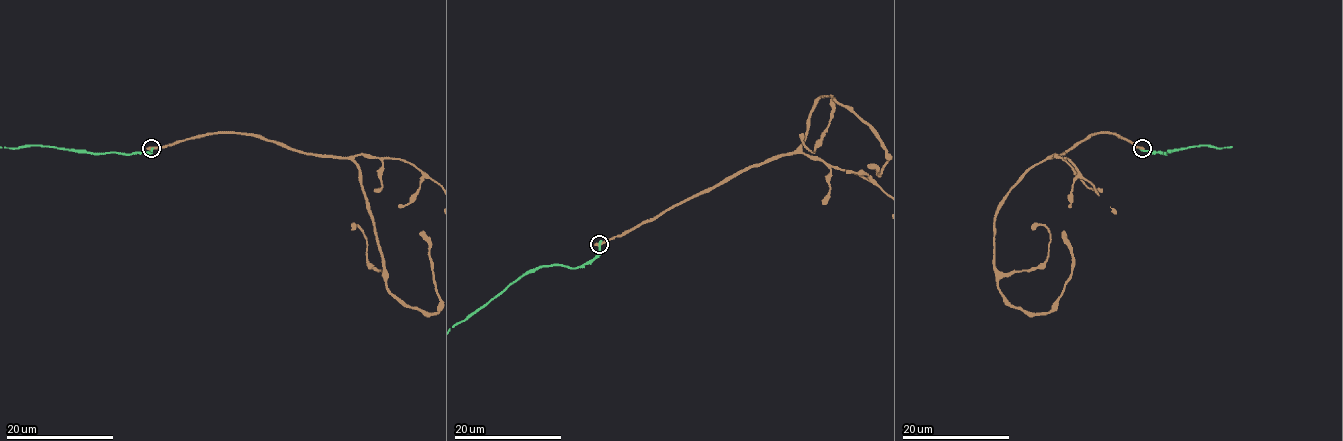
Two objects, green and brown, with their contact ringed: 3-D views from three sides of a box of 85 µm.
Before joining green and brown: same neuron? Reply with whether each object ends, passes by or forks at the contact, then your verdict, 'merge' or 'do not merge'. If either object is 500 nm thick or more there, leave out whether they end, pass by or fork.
green ends; brown ends; do not merge

